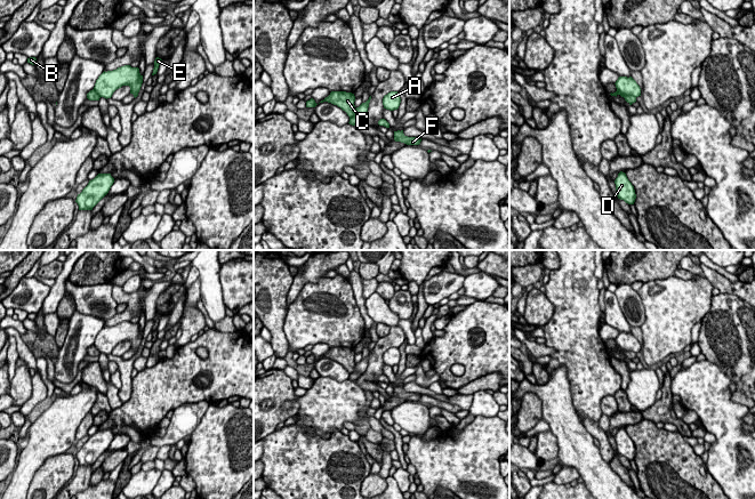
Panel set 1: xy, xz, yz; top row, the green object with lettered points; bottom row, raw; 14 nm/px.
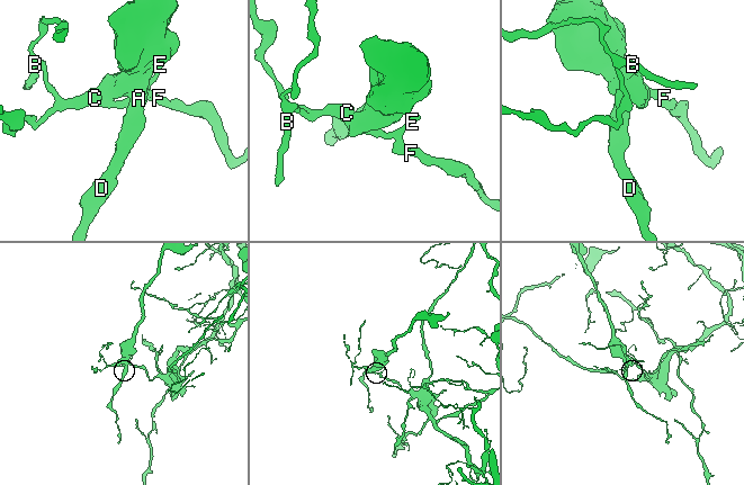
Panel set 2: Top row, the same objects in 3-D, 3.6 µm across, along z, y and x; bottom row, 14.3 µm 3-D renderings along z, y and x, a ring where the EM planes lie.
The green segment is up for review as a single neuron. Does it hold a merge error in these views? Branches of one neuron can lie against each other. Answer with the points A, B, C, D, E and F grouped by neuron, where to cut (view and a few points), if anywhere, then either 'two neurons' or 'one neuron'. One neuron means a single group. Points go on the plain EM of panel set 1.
A D / B C E F | yz (617, 345), (635, 353) | two neurons

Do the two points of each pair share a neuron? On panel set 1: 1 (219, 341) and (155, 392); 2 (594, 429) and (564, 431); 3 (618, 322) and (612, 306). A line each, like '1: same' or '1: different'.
1: same
2: different
3: same

